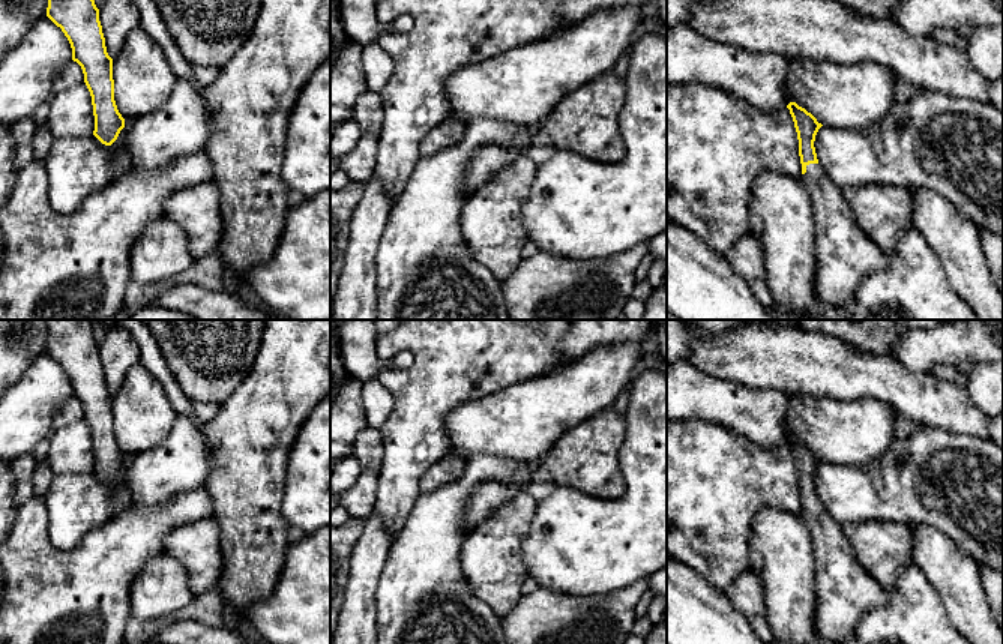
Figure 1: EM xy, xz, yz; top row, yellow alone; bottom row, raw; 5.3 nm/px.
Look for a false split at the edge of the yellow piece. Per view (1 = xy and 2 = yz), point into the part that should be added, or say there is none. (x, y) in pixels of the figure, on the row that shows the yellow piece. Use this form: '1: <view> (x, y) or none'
1: none
2: yz (846, 255)

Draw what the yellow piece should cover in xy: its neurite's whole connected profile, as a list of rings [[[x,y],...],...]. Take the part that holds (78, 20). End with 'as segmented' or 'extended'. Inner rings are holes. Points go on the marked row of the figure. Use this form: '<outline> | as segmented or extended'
[[[48,0],[47,17],[62,29],[72,48],[72,60],[84,74],[84,83],[92,96],[95,131],[93,135],[105,146],[111,146],[125,128],[125,119],[114,101],[113,59],[107,53],[105,38],[95,0]]] | as segmented

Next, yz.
[[[796,102],[787,105],[794,122],[802,182],[809,194],[815,224],[815,291],[821,303],[847,308],[860,282],[884,270],[887,254],[857,224],[850,204],[818,164],[814,141],[823,126]]] | extended

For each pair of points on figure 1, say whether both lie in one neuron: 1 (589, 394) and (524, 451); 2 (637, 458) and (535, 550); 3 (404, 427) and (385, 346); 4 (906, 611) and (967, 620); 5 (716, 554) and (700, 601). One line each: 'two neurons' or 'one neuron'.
1: one neuron
2: one neuron
3: one neuron
4: two neurons
5: two neurons

